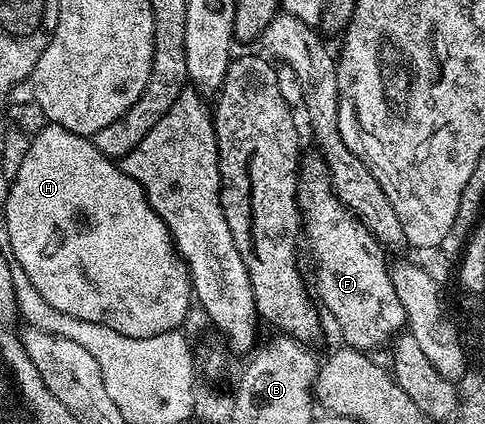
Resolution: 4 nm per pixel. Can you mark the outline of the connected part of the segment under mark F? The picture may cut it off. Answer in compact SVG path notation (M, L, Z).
M312 154L312 156L304 155L302 157L301 163L298 168L298 204L300 211L303 213L303 220L305 223L305 232L307 228L307 240L311 243L311 252L315 255L315 282L319 286L319 296L318 299L321 301L323 299L322 307L325 309L327 307L327 312L329 315L335 319L335 324L339 327L339 332L343 335L342 343L348 348L357 348L360 350L372 350L371 348L379 348L383 343L390 341L392 337L396 335L406 325L407 315L405 314L405 306L401 306L401 298L397 298L397 290L393 286L391 281L391 269L389 267L389 260L383 257L385 254L385 248L375 240L373 234L370 233L369 229L363 224L362 221L348 209L341 201L335 196L335 192L331 187L331 173L329 172L329 166L318 154Z

